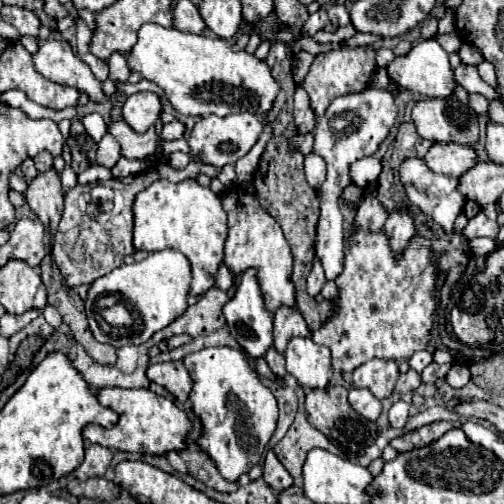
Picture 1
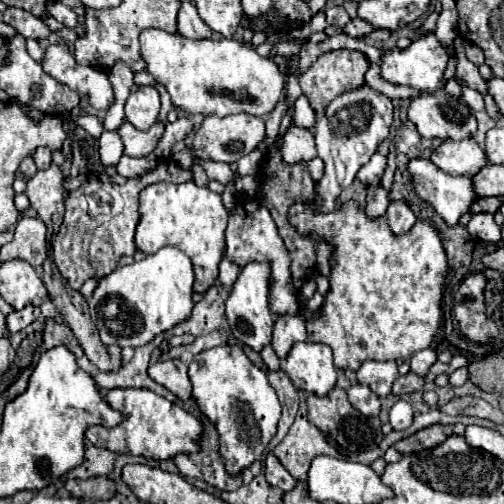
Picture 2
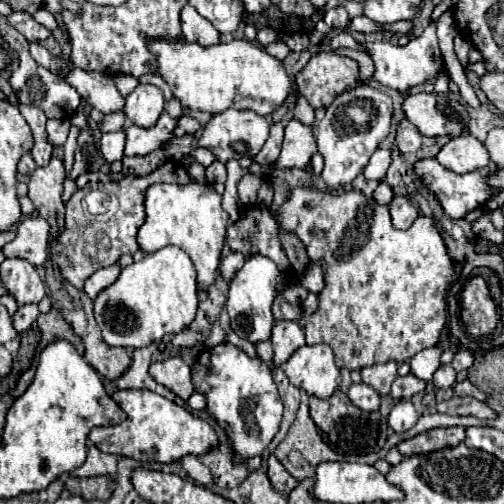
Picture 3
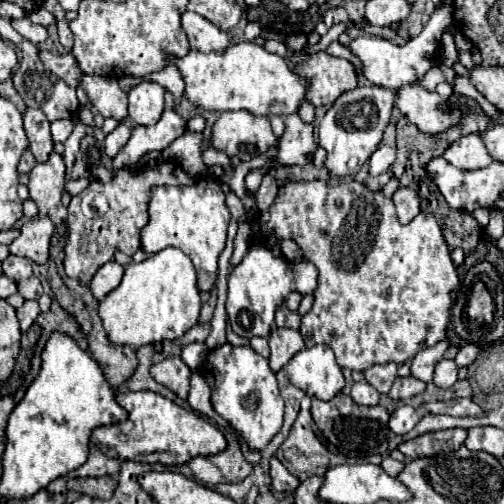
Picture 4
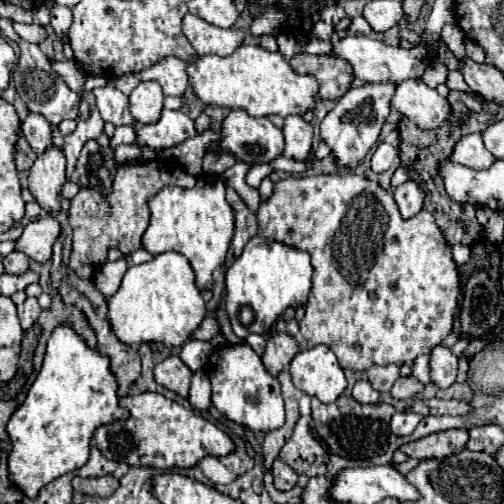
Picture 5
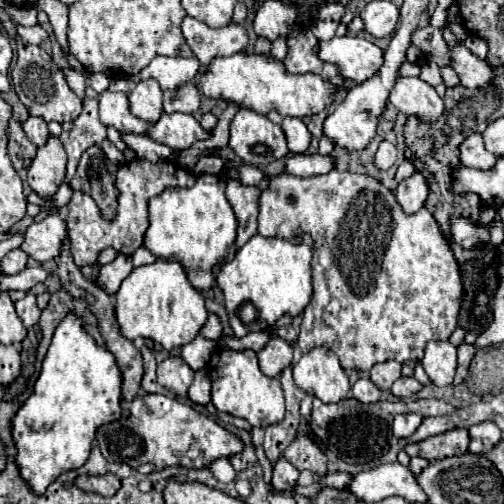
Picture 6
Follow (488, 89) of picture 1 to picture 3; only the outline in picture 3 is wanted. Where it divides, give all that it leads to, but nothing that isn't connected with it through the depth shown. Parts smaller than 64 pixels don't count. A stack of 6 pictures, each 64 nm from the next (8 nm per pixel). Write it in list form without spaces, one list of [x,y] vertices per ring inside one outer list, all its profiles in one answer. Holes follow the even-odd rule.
[[[456,36],[454,38],[454,50],[456,50],[456,56],[458,56],[458,60],[462,62],[462,66],[466,68],[466,64],[468,64],[468,52],[470,52],[470,44],[462,38],[462,36]]]

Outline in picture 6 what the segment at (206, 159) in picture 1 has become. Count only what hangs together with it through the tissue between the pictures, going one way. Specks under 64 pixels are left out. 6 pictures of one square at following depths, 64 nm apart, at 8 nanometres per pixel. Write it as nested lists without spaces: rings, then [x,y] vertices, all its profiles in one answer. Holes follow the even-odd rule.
[[[240,108],[230,124],[230,144],[244,162],[264,168],[288,156],[288,144],[282,126],[270,122],[264,114]]]

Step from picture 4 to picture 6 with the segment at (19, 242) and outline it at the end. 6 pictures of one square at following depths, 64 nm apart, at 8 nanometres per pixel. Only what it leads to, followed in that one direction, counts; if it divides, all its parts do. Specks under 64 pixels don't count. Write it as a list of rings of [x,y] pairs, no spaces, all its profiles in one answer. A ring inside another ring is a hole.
[[[50,212],[40,222],[34,222],[32,226],[28,226],[26,240],[22,242],[20,248],[28,256],[32,256],[34,260],[44,264],[44,262],[56,260],[60,256],[66,236],[68,236],[66,220],[62,218],[60,212]]]

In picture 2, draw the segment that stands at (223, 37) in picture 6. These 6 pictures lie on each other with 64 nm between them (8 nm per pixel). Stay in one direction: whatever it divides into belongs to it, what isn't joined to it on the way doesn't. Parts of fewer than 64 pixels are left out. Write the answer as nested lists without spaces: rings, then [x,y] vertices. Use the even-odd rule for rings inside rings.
[[[184,2],[178,12],[178,34],[188,36],[192,40],[208,40],[212,38],[212,28],[204,24],[204,20],[198,16],[196,6],[192,2]]]

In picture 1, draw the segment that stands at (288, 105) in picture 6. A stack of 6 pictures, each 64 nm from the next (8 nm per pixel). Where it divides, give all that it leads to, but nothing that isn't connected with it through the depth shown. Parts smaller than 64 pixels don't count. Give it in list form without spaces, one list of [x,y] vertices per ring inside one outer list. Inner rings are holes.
[[[144,24],[138,30],[138,44],[126,60],[130,70],[140,72],[146,80],[164,88],[168,102],[180,114],[228,116],[252,112],[264,116],[280,92],[268,64],[254,54],[232,50],[232,42],[224,38],[184,34],[176,28],[164,28],[158,24]]]

